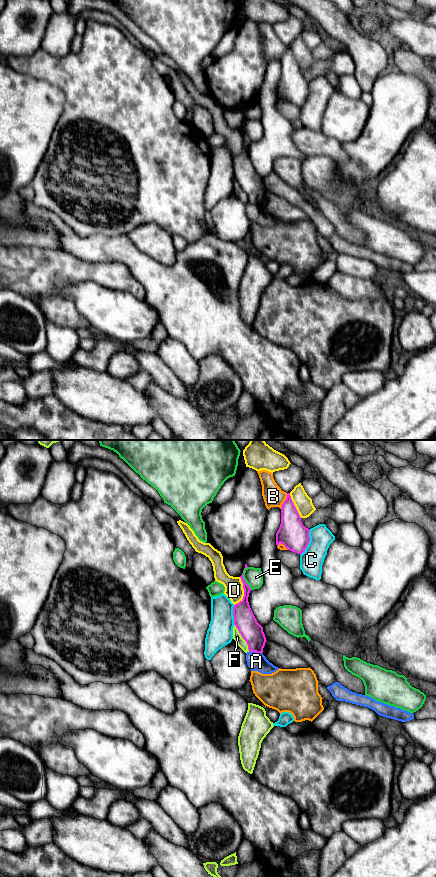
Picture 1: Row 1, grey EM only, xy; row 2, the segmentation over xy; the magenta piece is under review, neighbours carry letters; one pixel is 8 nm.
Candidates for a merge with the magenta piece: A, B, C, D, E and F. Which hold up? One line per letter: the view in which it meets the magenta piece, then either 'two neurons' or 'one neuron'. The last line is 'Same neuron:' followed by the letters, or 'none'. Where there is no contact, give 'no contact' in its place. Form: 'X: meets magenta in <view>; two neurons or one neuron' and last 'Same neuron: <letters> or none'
A: meets magenta in xy; two neurons
B: meets magenta in xy; two neurons
C: meets magenta in xy; two neurons
D: meets magenta in xy; two neurons
E: meets magenta in xy; two neurons
F: meets magenta in xy; two neurons
Same neuron: none

